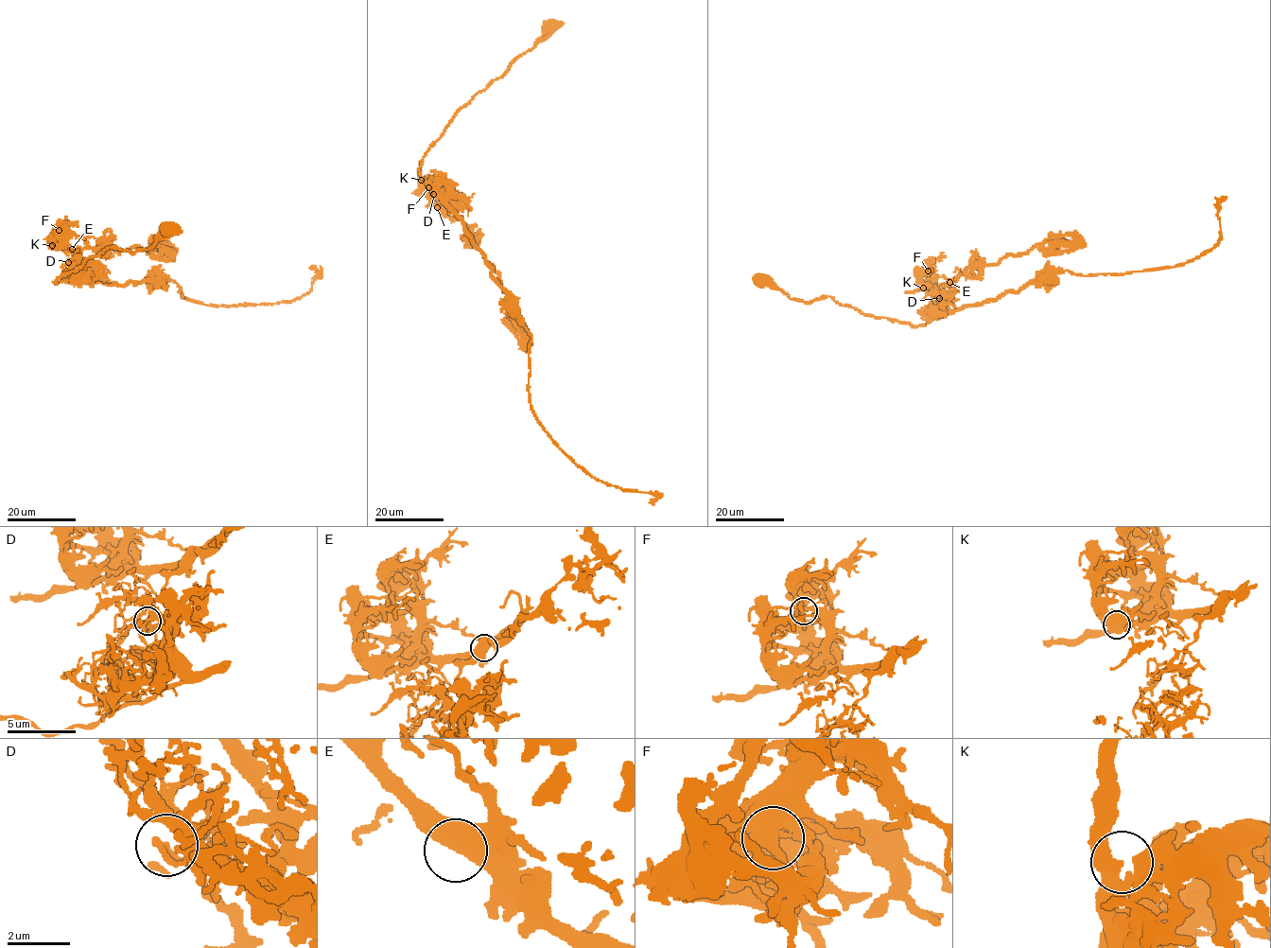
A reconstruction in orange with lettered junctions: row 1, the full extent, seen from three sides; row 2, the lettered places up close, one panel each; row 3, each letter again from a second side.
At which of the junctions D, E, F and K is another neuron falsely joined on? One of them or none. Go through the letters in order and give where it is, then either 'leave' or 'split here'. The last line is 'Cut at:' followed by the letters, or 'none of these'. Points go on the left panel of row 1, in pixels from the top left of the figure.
D: (68, 262) | split here
E: (72, 249) | leave
F: (59, 230) | leave
K: (52, 245) | leave
Cut at: D

